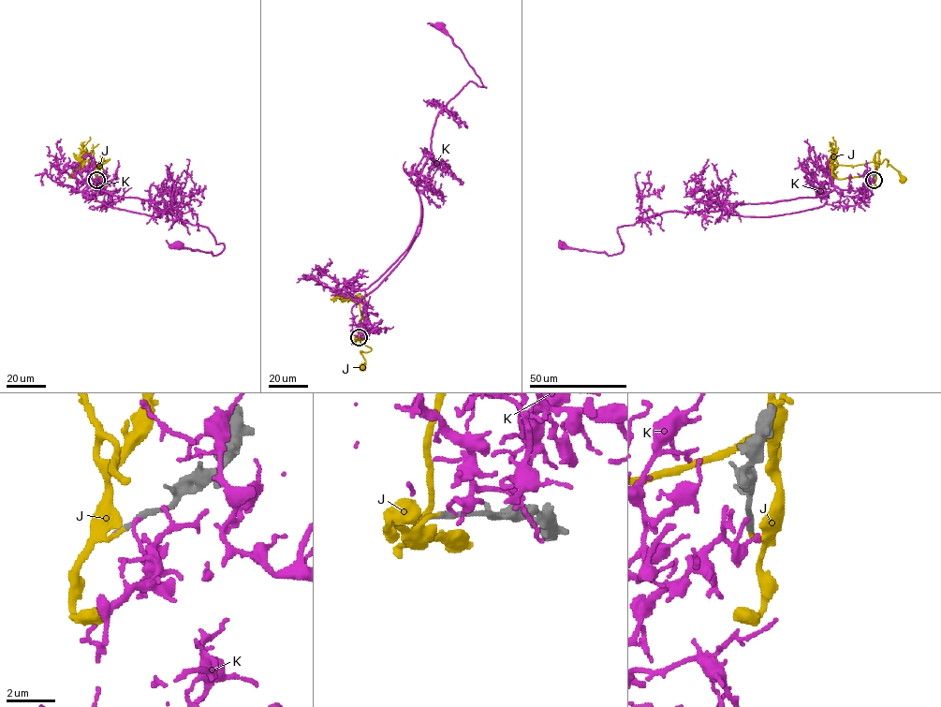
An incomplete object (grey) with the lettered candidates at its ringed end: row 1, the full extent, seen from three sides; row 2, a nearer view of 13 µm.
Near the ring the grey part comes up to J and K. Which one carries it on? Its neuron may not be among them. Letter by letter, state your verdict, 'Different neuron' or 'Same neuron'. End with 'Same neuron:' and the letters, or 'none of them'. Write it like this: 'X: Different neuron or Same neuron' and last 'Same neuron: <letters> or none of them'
J: Same neuron
K: Different neuron
Same neuron: J

